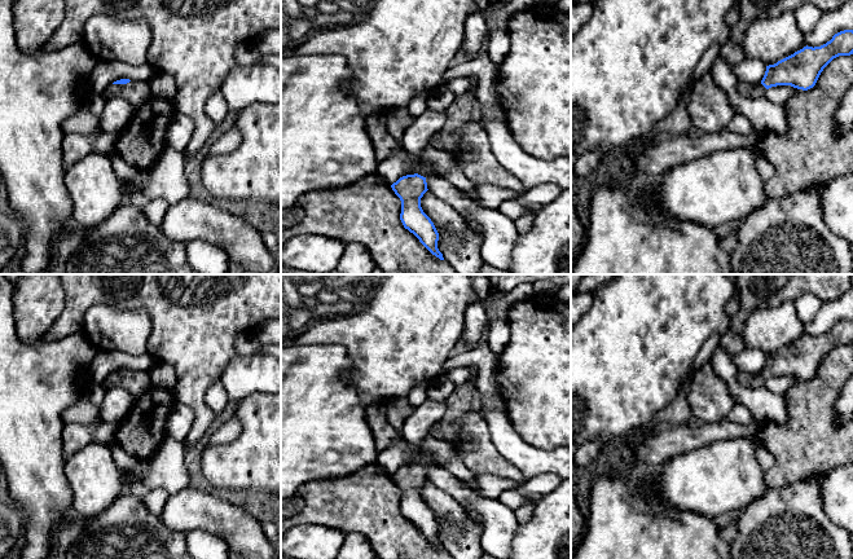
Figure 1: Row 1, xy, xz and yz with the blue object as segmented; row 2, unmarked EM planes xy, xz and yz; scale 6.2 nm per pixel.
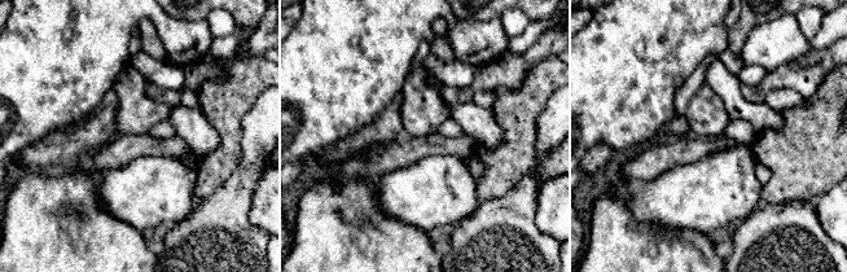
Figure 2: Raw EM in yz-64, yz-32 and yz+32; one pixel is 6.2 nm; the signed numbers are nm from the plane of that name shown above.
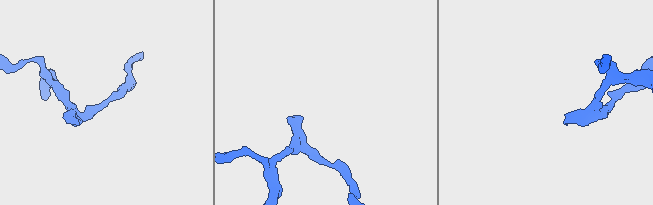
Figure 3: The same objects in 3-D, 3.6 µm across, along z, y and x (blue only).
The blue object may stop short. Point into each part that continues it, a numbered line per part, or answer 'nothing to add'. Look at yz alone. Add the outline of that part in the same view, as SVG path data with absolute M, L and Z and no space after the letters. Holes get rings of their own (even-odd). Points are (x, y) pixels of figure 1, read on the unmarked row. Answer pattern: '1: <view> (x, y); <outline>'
1: yz (748, 390); M717 347L709 358L716 375L724 379L737 404L746 406L755 422L783 426L788 421L784 396L765 387L766 378L759 374L742 373L730 356Z

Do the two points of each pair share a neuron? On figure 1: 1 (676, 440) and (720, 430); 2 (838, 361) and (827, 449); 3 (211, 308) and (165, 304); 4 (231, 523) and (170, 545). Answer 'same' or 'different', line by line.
1: same
2: same
3: same
4: different

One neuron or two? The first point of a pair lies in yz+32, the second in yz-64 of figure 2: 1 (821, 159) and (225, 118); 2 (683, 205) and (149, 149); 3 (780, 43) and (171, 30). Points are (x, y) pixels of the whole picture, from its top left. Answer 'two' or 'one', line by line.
1: one
2: two
3: one

